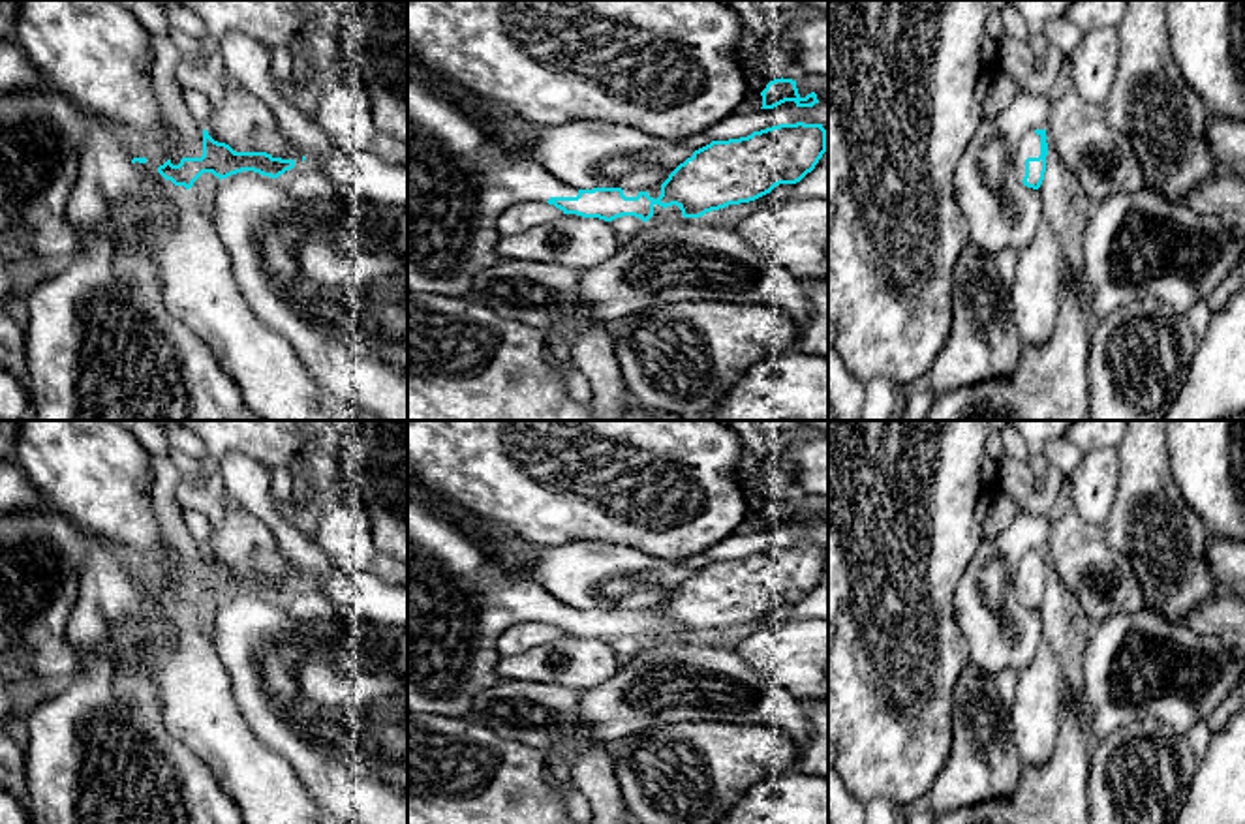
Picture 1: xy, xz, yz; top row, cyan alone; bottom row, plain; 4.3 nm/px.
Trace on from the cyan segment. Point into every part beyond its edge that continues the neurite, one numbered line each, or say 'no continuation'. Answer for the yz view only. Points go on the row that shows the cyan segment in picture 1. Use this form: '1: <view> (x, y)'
1: yz (1029, 143)

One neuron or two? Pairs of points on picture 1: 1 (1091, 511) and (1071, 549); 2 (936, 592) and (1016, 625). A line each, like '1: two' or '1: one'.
1: two
2: two

